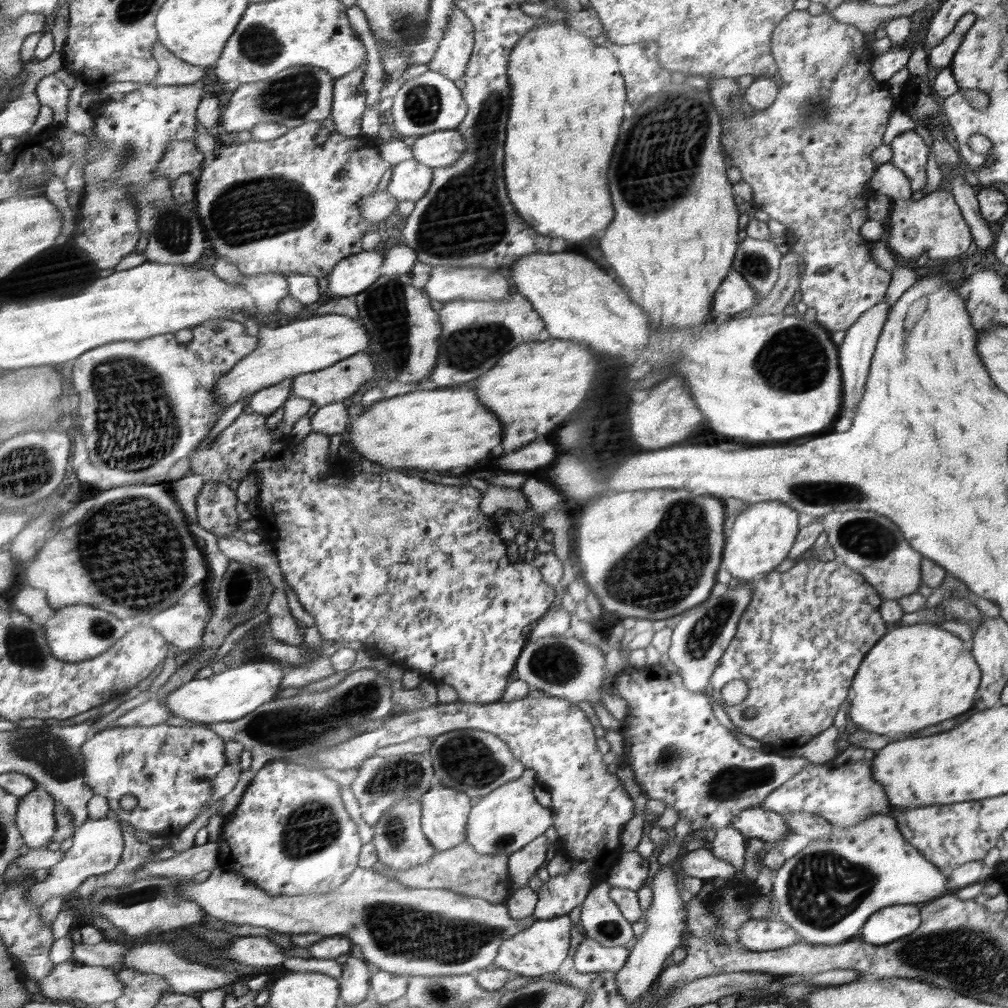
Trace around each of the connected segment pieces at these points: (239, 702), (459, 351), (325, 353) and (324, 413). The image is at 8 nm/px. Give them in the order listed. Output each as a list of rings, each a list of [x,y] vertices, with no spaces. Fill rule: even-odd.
[[[247,659],[237,668],[228,669],[210,678],[192,679],[188,684],[178,687],[165,698],[175,716],[188,720],[206,723],[221,723],[235,721],[250,715],[254,708],[263,704],[278,694],[278,686],[282,687],[282,661],[271,659]]]
[[[510,283],[512,294],[502,300],[453,300],[443,303],[438,311],[442,324],[439,356],[432,371],[432,381],[438,386],[450,387],[472,380],[492,368],[498,360],[498,344],[534,341],[544,328],[544,320],[533,304]]]
[[[334,314],[297,319],[290,324],[279,325],[274,322],[259,324],[258,334],[260,335],[259,347],[251,352],[251,355],[239,361],[232,372],[216,385],[214,394],[218,394],[218,403],[225,410],[240,399],[248,400],[256,392],[282,383],[284,379],[332,367],[336,362],[357,355],[368,346],[368,334],[364,328],[358,326],[356,320],[348,316],[334,316]]]
[[[336,402],[318,407],[318,410],[310,417],[312,432],[324,435],[343,434],[350,428],[347,406]]]

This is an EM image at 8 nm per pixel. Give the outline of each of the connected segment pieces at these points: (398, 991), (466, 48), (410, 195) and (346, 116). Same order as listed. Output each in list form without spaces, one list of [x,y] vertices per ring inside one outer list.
[[[380,969],[380,972],[376,972],[370,978],[367,999],[375,1000],[380,1004],[392,1002],[403,996],[408,989],[408,982],[410,982],[408,975],[400,976]]]
[[[456,6],[455,14],[450,19],[450,26],[447,27],[434,58],[428,63],[428,68],[442,73],[450,80],[461,78],[467,71],[466,67],[474,50],[474,44],[475,28],[464,16],[464,12]]]
[[[416,160],[399,163],[393,168],[386,192],[398,202],[417,201],[427,194],[434,178],[434,169]]]
[[[366,66],[356,68],[347,75],[334,80],[334,103],[330,119],[344,136],[357,136],[364,109],[366,95],[357,86],[362,83]]]

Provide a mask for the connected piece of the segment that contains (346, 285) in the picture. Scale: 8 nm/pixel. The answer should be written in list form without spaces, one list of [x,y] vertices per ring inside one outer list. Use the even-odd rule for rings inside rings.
[[[380,248],[366,250],[349,256],[338,264],[327,276],[330,296],[350,296],[360,294],[370,284],[378,282],[386,256]]]

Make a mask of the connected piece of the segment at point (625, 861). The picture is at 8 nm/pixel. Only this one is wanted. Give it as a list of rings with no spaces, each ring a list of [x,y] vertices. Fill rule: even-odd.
[[[626,852],[619,864],[612,868],[605,882],[612,888],[627,888],[637,891],[646,883],[649,874],[649,862],[637,852]]]

